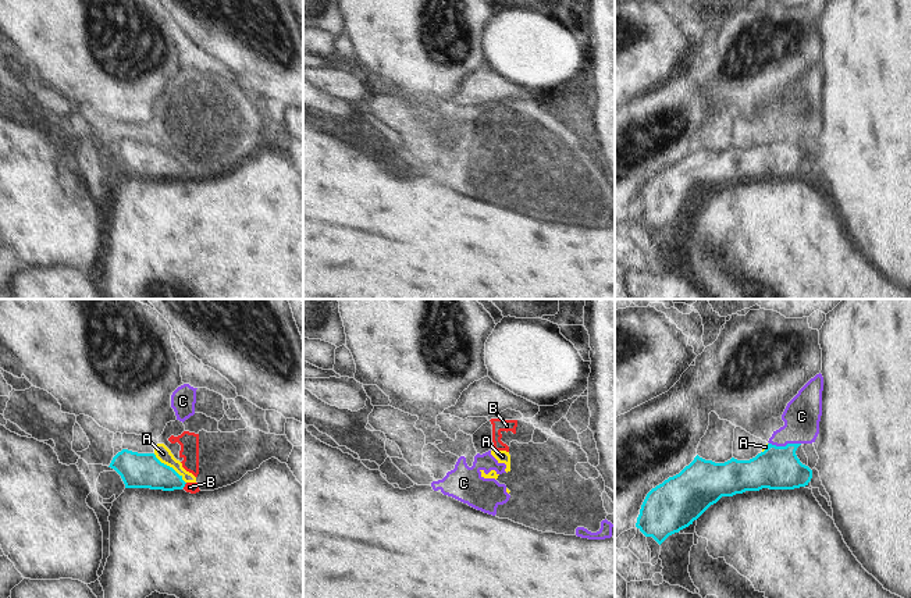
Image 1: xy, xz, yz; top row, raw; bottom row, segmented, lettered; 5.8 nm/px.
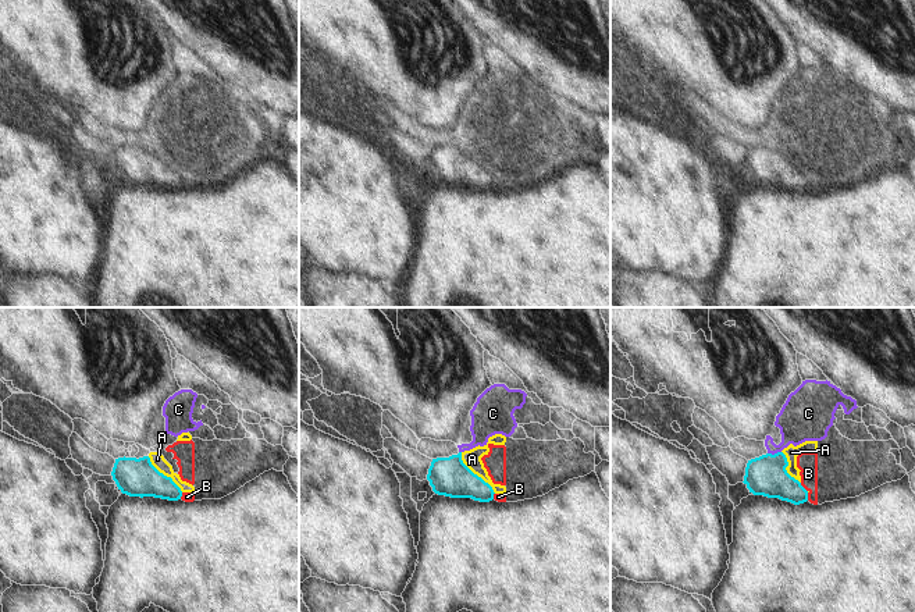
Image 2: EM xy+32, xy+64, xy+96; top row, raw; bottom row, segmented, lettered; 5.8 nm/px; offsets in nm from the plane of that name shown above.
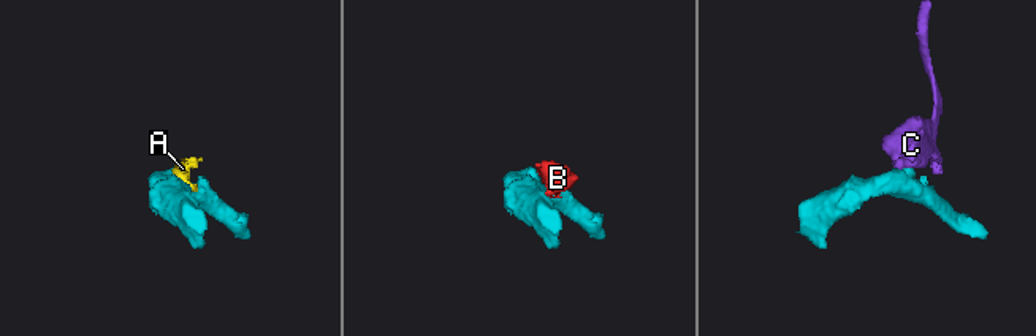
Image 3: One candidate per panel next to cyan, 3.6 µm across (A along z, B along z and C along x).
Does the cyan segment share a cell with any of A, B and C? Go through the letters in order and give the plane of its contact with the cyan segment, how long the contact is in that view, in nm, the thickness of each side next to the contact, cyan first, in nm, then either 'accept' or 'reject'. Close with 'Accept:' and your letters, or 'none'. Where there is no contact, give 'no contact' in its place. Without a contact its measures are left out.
A: meets cyan in xy; contact 260 nm long; 200 nm thick on the cyan side, 90 nm on the other; accept
B: meets cyan in xy; contact 40 nm long; 200 nm thick on the cyan side, 60 nm on the other; reject
C: meets cyan in yz; contact 180 nm long; 260 nm thick on the cyan side, 220 nm on the other; reject
Accept: A

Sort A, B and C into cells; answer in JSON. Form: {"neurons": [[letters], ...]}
{"neurons": [["A"], ["B"], ["C"]]}

